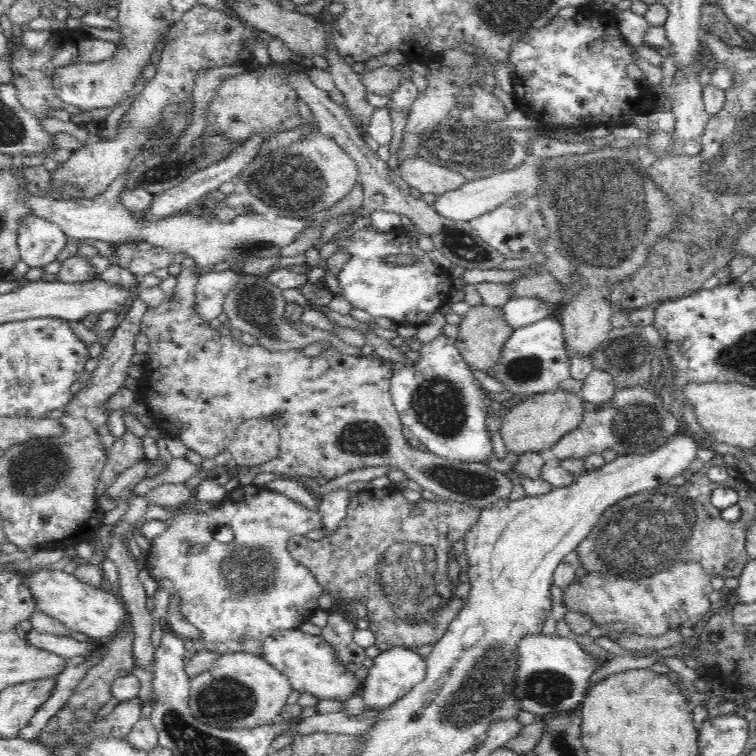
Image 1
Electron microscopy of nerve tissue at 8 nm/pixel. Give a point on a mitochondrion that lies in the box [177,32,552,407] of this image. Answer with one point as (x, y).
(292, 182)

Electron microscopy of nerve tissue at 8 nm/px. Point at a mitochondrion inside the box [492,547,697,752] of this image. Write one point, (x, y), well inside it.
(551, 688)

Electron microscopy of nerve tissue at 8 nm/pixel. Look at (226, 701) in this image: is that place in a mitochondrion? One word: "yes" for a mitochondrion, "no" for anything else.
yes

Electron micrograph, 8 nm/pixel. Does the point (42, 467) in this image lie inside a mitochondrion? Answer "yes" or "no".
yes

